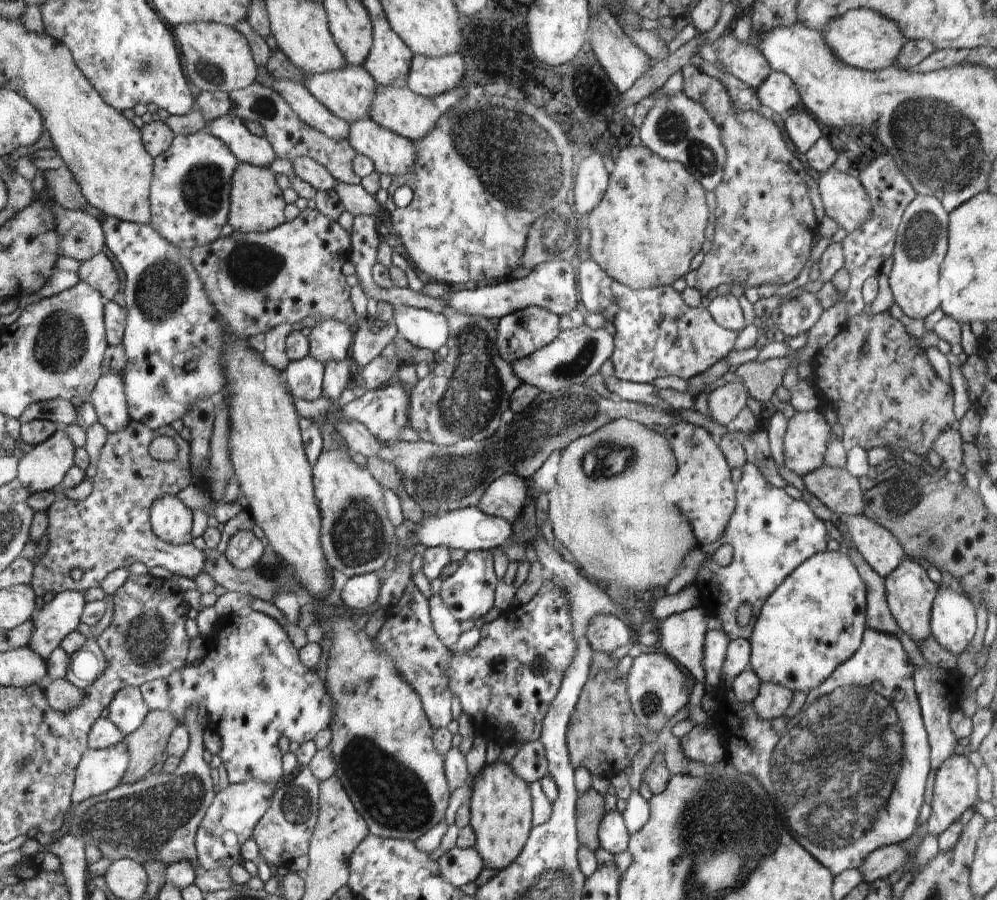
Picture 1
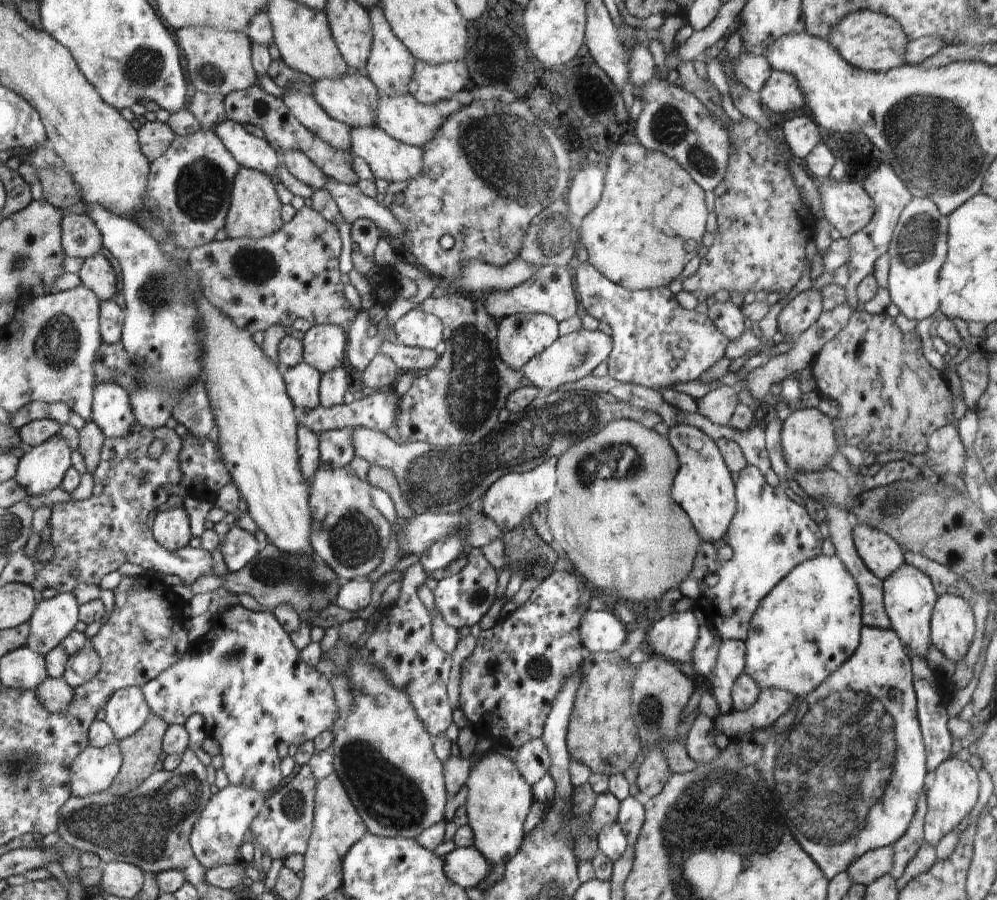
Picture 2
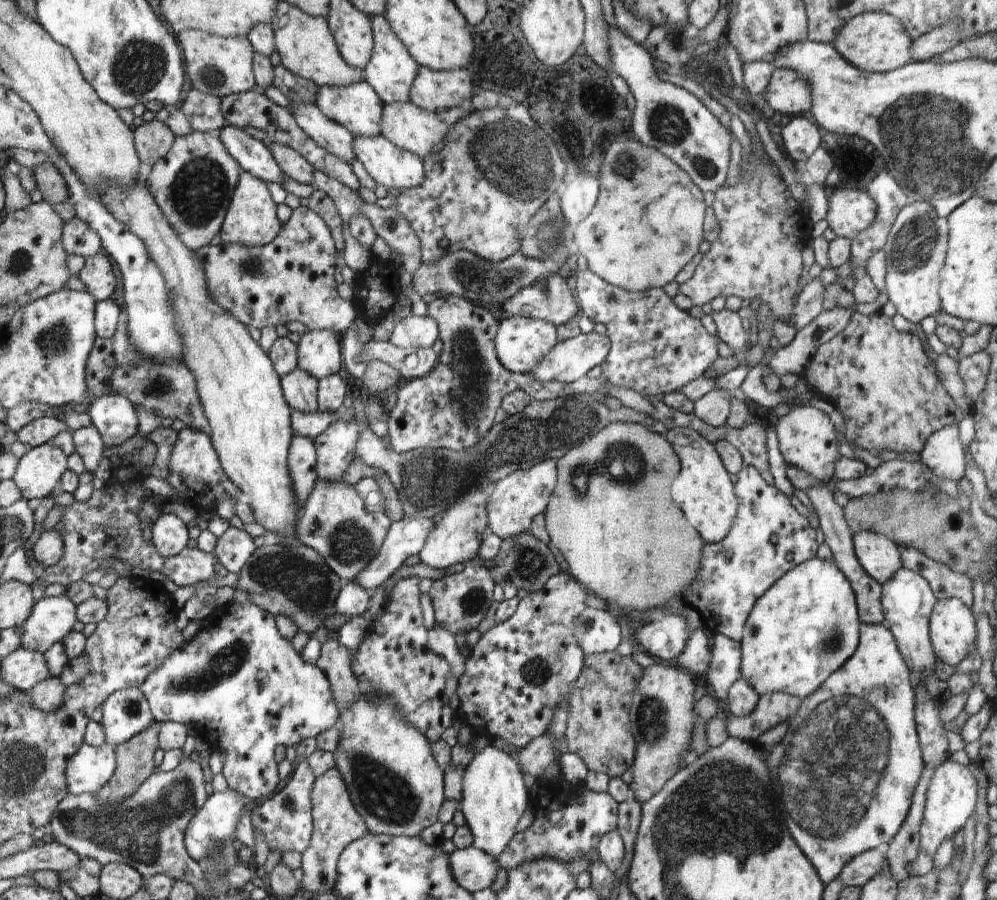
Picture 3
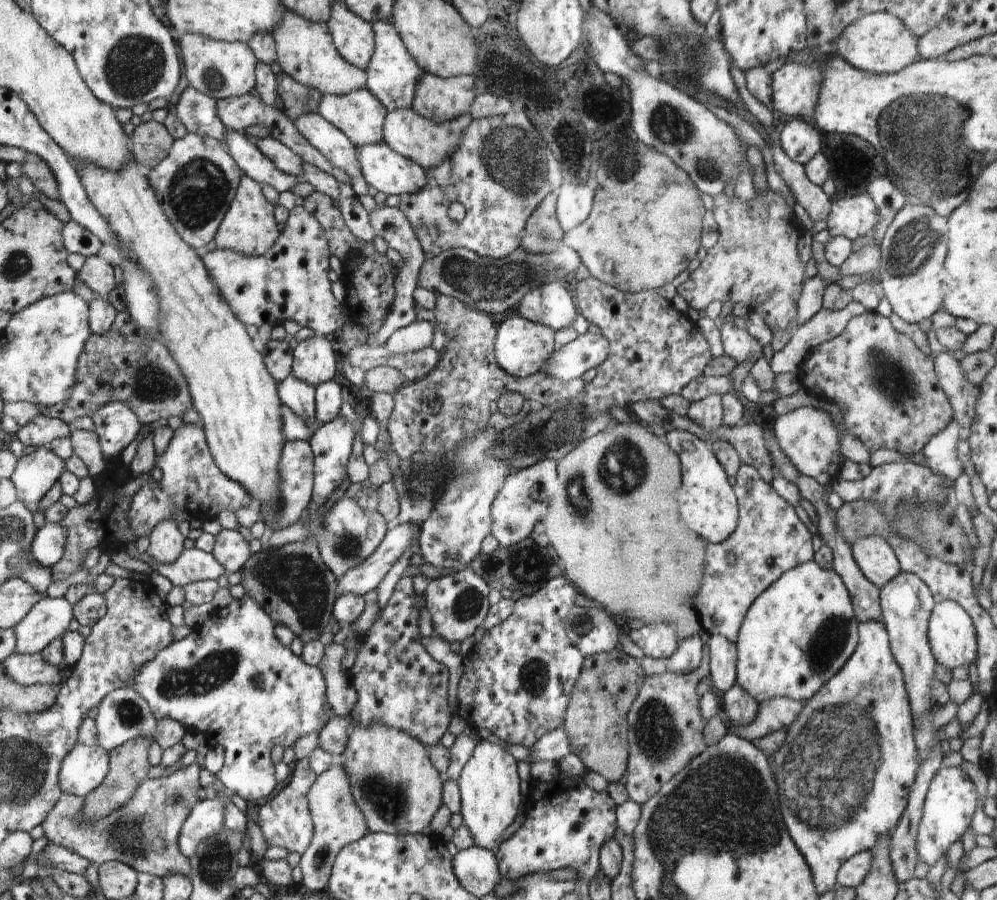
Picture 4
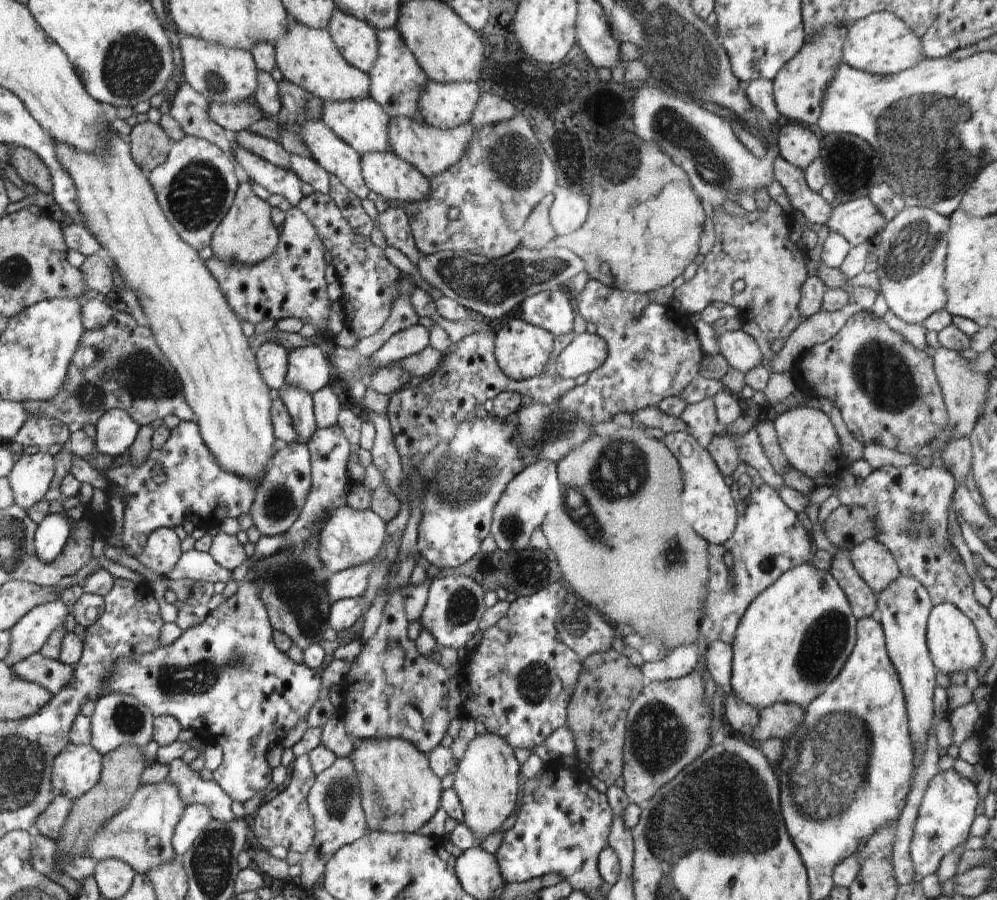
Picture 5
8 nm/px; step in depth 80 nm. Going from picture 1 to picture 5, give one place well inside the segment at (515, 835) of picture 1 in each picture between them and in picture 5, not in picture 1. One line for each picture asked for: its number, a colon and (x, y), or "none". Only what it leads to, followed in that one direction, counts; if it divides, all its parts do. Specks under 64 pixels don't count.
2: (499, 798)
3: (493, 798)
4: (489, 786)
5: (487, 777)

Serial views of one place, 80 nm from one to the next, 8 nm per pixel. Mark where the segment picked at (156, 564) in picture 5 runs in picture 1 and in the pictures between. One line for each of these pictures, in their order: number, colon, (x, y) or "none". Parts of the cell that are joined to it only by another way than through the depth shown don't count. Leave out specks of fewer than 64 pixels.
1: (173, 520)
2: (171, 530)
3: (169, 535)
4: (166, 543)

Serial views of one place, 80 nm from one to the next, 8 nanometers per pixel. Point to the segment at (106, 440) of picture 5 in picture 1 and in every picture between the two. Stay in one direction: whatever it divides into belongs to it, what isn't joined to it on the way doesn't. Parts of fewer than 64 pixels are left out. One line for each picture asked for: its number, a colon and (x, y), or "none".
1: (108, 398)
2: (112, 412)
3: (114, 416)
4: (116, 425)

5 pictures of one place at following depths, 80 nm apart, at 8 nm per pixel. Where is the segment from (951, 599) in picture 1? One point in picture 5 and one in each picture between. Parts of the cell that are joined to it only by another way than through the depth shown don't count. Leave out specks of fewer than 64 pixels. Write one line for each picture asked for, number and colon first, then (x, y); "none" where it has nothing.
2: (952, 621)
3: (952, 629)
4: (952, 635)
5: (954, 646)

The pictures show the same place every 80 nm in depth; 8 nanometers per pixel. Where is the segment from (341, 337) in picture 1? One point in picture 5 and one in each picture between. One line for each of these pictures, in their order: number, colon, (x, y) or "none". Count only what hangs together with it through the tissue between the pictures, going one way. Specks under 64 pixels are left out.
2: (324, 347)
3: (319, 352)
4: (315, 359)
5: (308, 369)

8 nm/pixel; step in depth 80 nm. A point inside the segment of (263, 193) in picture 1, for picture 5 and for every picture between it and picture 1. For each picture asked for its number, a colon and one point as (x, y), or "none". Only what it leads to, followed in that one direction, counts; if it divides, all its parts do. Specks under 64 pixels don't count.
2: (255, 213)
3: (252, 221)
4: (249, 228)
5: (247, 236)

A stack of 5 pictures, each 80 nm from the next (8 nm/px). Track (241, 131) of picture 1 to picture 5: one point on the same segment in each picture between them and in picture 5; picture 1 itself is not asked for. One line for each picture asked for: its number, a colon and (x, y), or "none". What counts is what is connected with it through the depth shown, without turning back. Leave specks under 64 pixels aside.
2: (253, 152)
3: (254, 156)
4: (255, 164)
5: (276, 180)

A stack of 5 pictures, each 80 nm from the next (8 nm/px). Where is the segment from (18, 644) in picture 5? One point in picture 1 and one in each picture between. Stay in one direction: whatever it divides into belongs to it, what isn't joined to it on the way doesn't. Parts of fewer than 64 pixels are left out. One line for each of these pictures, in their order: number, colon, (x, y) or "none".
1: (58, 618)
2: (54, 619)
3: (52, 618)
4: (48, 619)

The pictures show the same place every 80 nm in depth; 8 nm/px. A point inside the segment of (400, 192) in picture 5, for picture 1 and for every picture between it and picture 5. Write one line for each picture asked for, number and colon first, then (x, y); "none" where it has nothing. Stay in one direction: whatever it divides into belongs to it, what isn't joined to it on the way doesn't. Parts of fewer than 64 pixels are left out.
1: (391, 153)
2: (394, 161)
3: (390, 167)
4: (388, 172)

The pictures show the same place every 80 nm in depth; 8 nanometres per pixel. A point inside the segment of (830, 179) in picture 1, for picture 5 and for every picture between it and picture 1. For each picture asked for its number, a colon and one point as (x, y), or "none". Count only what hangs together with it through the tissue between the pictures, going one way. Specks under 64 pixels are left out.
2: (847, 206)
3: (851, 211)
4: (853, 217)
5: (858, 221)

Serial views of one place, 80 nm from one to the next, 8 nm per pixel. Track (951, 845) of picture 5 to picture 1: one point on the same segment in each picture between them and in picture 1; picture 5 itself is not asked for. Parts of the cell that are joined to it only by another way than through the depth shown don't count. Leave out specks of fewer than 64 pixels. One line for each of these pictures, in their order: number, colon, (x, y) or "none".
1: (955, 788)
2: (955, 790)
3: (951, 798)
4: (950, 802)

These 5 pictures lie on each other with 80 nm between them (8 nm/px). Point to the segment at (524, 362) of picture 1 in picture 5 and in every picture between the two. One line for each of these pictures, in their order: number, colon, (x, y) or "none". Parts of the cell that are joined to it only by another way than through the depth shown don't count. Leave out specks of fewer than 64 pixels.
2: (570, 357)
3: (569, 360)
4: (588, 350)
5: (586, 352)

